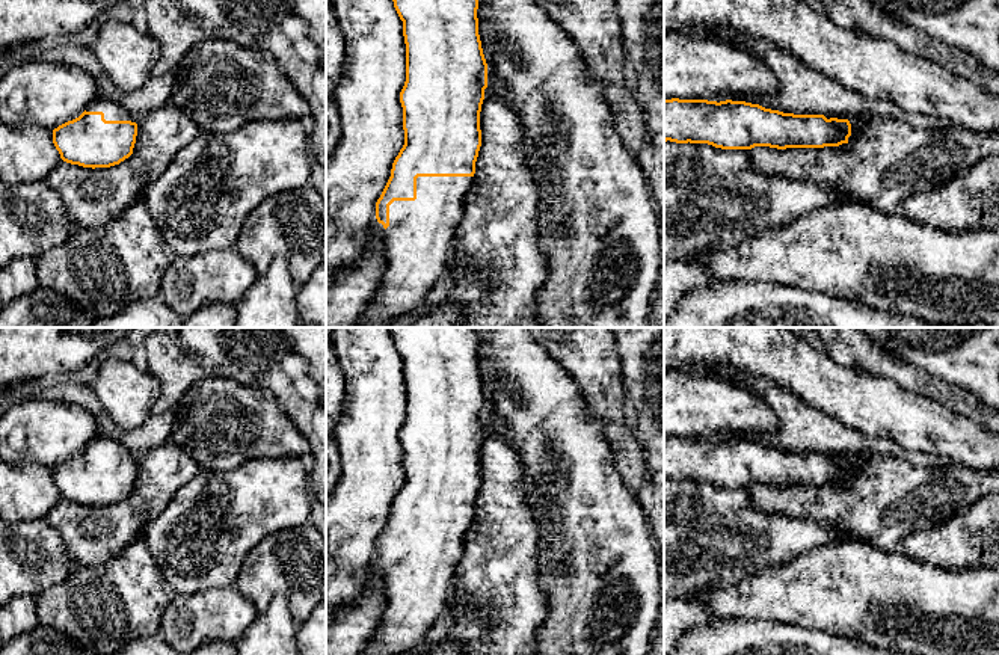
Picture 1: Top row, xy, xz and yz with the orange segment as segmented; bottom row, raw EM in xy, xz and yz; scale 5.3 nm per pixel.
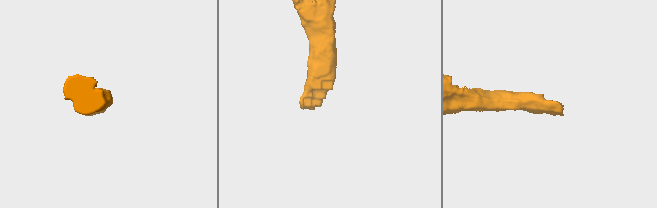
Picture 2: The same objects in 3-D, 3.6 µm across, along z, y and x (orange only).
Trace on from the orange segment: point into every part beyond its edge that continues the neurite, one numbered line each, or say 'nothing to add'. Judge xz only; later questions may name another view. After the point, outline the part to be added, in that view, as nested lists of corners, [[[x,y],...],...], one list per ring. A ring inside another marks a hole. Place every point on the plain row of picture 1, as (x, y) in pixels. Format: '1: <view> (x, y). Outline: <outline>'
1: xz (417, 583). Outline: [[[418,515],[415,539],[394,539],[389,543],[389,564],[385,567],[374,555],[371,566],[383,581],[383,611],[380,622],[361,655],[400,655],[417,649],[427,631],[444,613],[465,536],[474,515]]]

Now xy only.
1: xy (112, 448). Outline: [[[95,436],[91,439],[86,450],[103,450],[106,459],[131,459],[136,460],[136,456],[119,441],[107,438],[107,436]]]

